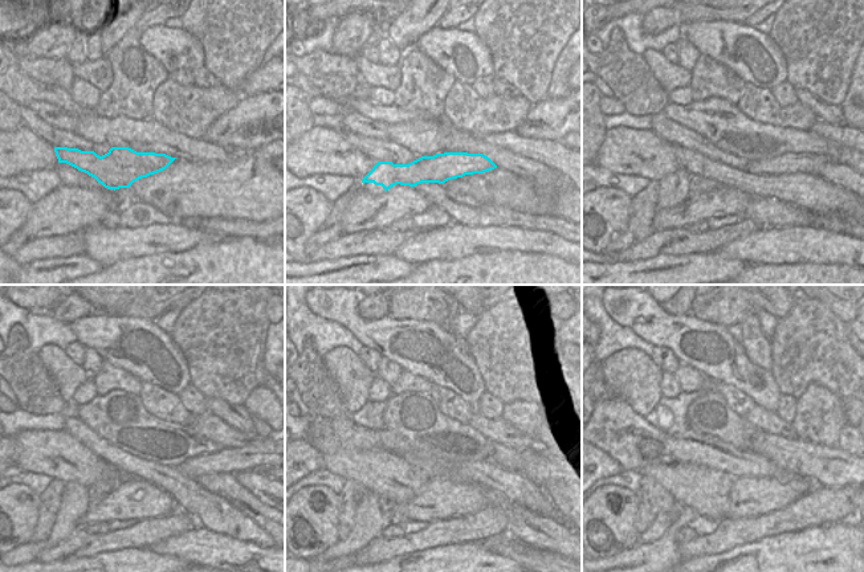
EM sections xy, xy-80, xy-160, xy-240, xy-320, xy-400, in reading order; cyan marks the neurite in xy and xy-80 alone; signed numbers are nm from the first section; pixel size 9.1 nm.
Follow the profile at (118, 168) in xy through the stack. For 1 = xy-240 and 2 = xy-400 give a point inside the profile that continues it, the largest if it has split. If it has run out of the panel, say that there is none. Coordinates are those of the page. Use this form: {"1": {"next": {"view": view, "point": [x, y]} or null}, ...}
{"1": {"next": {"view": "xy-240", "point": [228, 461]}}, "2": {"next": null}}

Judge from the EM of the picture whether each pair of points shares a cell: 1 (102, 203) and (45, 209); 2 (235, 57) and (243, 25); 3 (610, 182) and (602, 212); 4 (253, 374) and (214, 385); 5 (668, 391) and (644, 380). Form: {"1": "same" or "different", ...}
{"1": "same", "2": "same", "3": "different", "4": "same", "5": "different"}

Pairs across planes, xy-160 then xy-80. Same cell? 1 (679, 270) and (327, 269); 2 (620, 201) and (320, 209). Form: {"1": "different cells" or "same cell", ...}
{"1": "same cell", "2": "same cell"}

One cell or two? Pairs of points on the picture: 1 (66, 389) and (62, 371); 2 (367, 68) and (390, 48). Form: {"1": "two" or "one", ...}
{"1": "one", "2": "two"}

